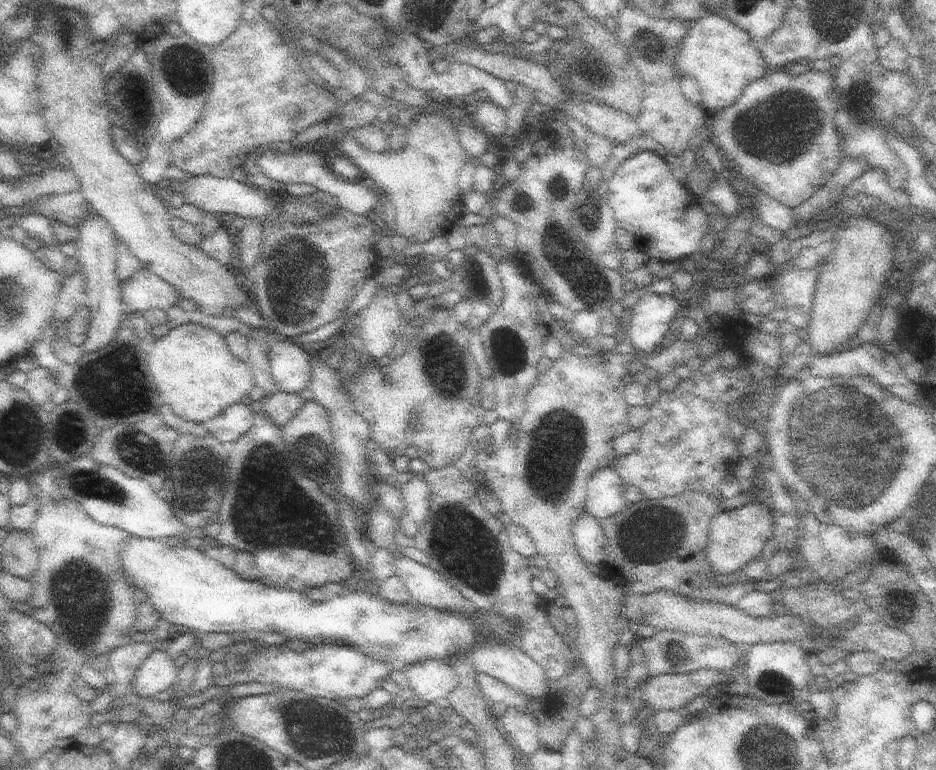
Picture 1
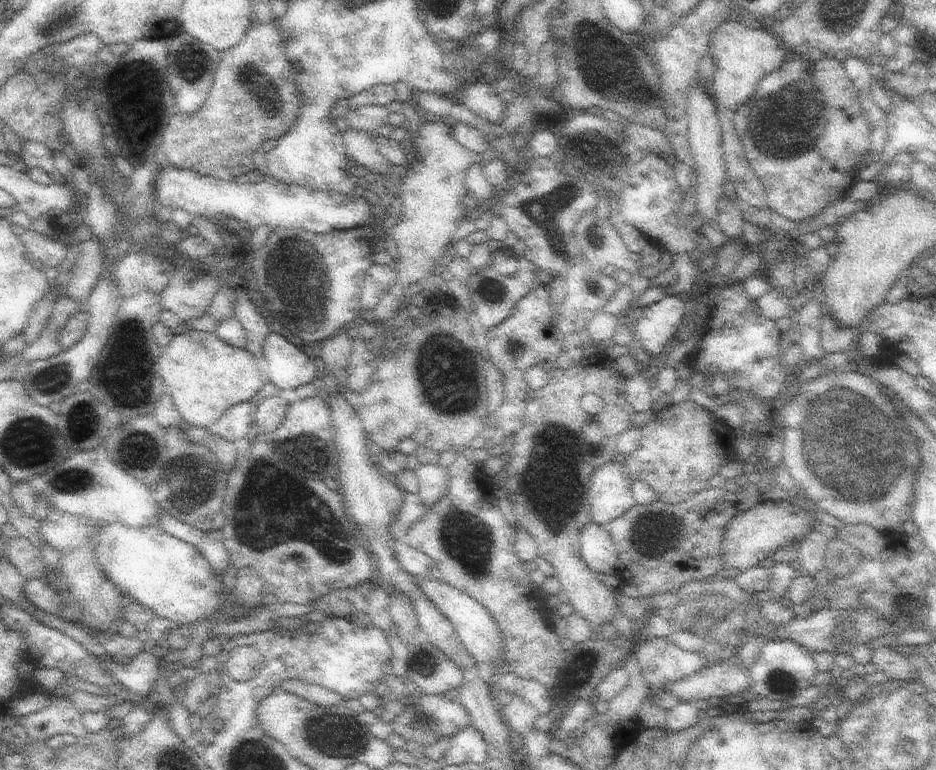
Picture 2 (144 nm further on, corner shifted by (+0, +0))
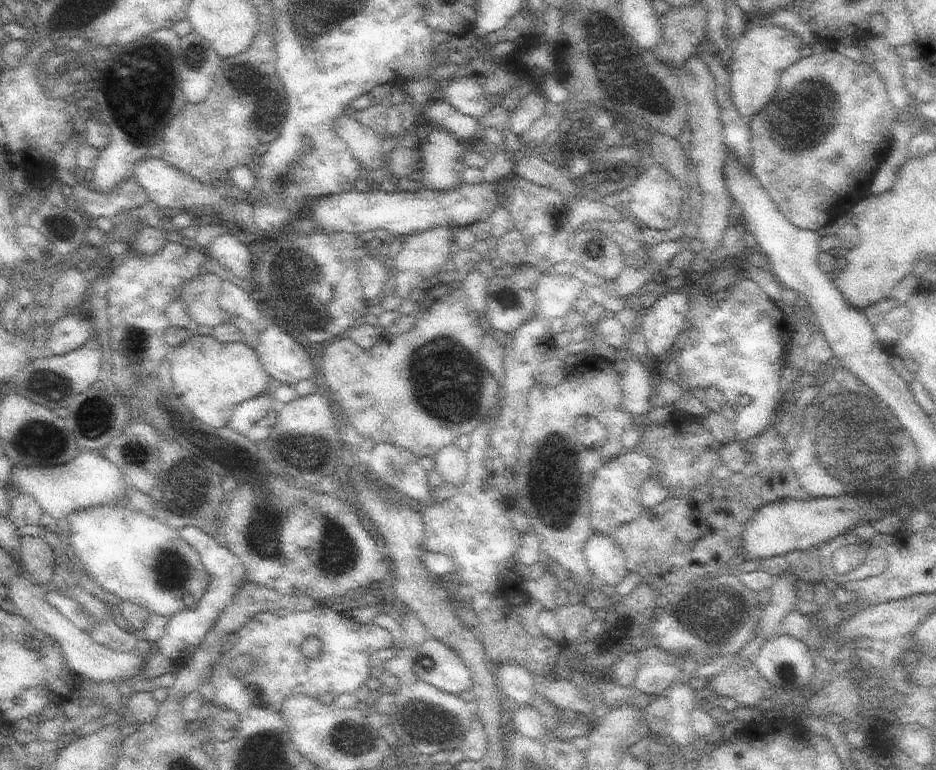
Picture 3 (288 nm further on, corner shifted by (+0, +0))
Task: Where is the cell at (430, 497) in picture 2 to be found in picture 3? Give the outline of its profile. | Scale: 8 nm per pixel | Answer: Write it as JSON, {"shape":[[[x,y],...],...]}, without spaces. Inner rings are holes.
{"shape":[[[455,444],[445,446],[437,454],[435,470],[443,476],[443,480],[451,486],[461,486],[467,476],[467,452],[463,448],[457,448]]]}

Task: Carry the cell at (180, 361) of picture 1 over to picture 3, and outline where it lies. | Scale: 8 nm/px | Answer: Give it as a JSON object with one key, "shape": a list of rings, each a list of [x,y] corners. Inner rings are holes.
{"shape":[[[195,332],[179,348],[173,348],[167,360],[171,366],[173,394],[199,422],[217,430],[229,424],[233,410],[239,404],[273,390],[273,380],[261,366],[255,348],[249,348],[243,340],[221,344],[213,336],[199,336]]]}

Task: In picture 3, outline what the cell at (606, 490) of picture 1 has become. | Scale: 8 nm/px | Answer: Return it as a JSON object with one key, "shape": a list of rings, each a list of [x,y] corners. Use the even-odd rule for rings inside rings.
{"shape":[[[627,450],[625,454],[613,458],[611,462],[603,464],[591,484],[589,484],[589,502],[591,502],[591,526],[595,530],[595,534],[603,534],[603,536],[613,536],[613,528],[619,528],[621,524],[629,524],[633,520],[639,520],[639,516],[643,514],[645,506],[641,500],[641,486],[643,482],[647,482],[651,478],[655,460],[647,458],[643,452],[631,452]]]}

